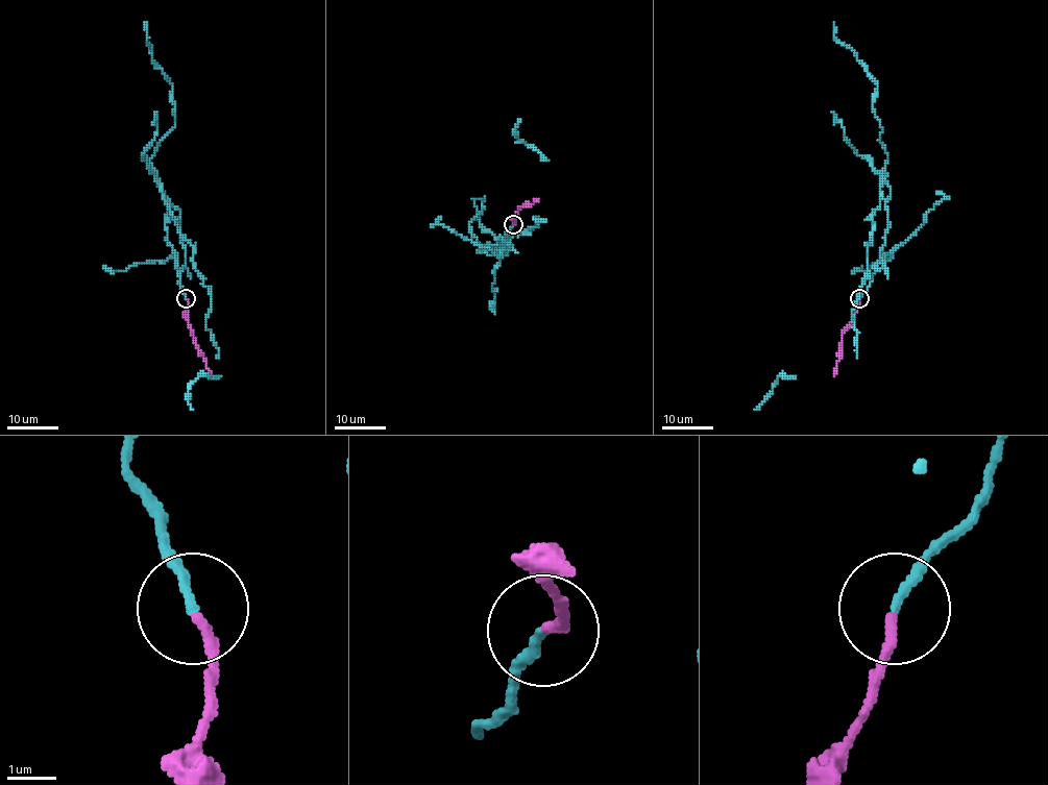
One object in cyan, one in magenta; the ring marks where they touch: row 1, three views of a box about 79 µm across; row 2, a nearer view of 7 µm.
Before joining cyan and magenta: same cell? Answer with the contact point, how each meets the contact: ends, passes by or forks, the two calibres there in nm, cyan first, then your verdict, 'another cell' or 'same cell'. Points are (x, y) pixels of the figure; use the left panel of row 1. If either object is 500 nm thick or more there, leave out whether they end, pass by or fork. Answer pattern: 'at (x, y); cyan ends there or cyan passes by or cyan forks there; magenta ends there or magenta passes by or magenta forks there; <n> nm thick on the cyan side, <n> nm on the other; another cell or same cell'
at (186, 298); cyan ends there; magenta ends there; 190 nm thick on the cyan side, 220 nm on the other; another cell

